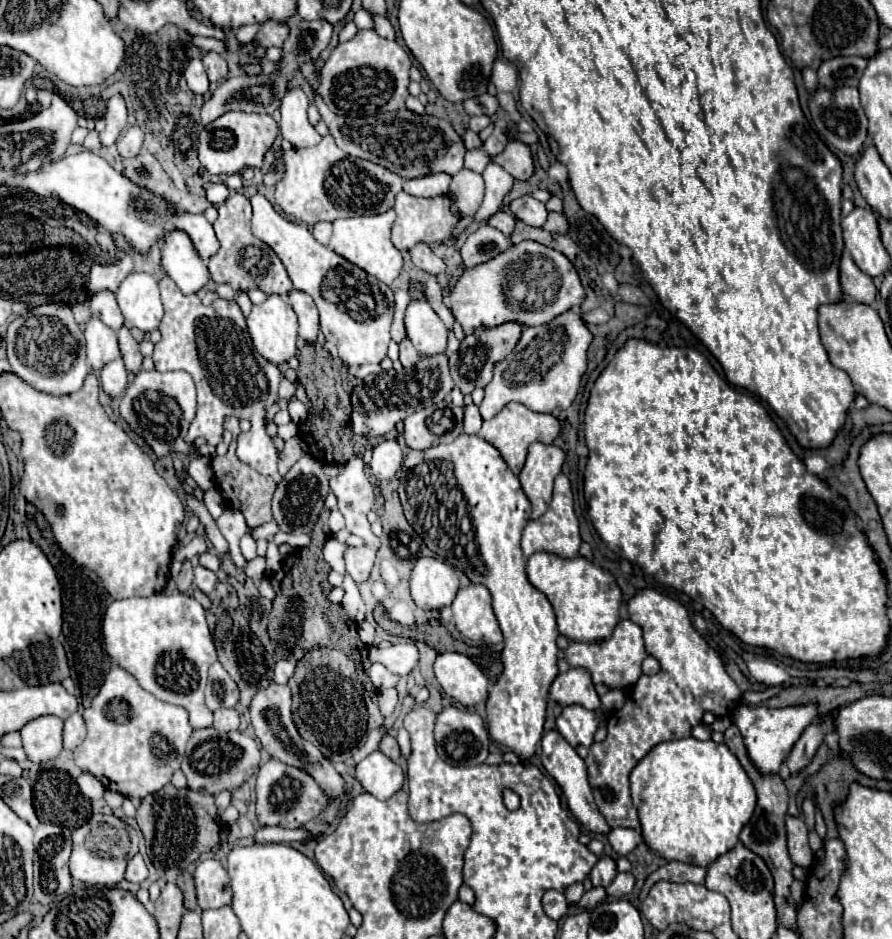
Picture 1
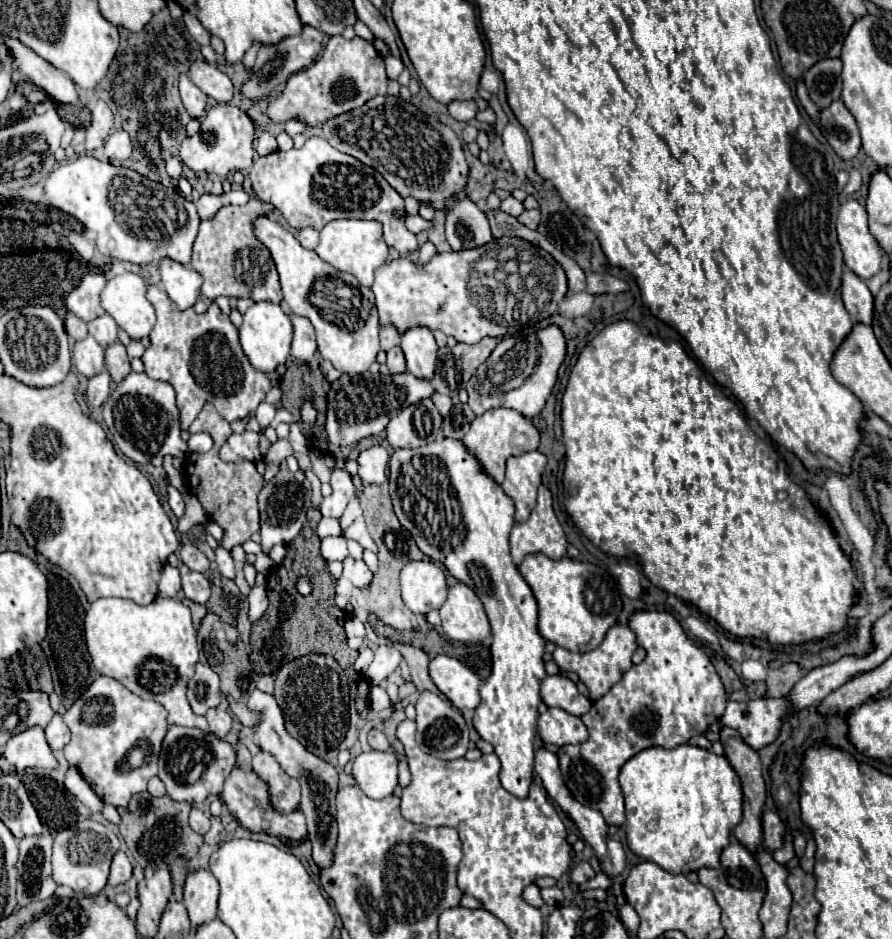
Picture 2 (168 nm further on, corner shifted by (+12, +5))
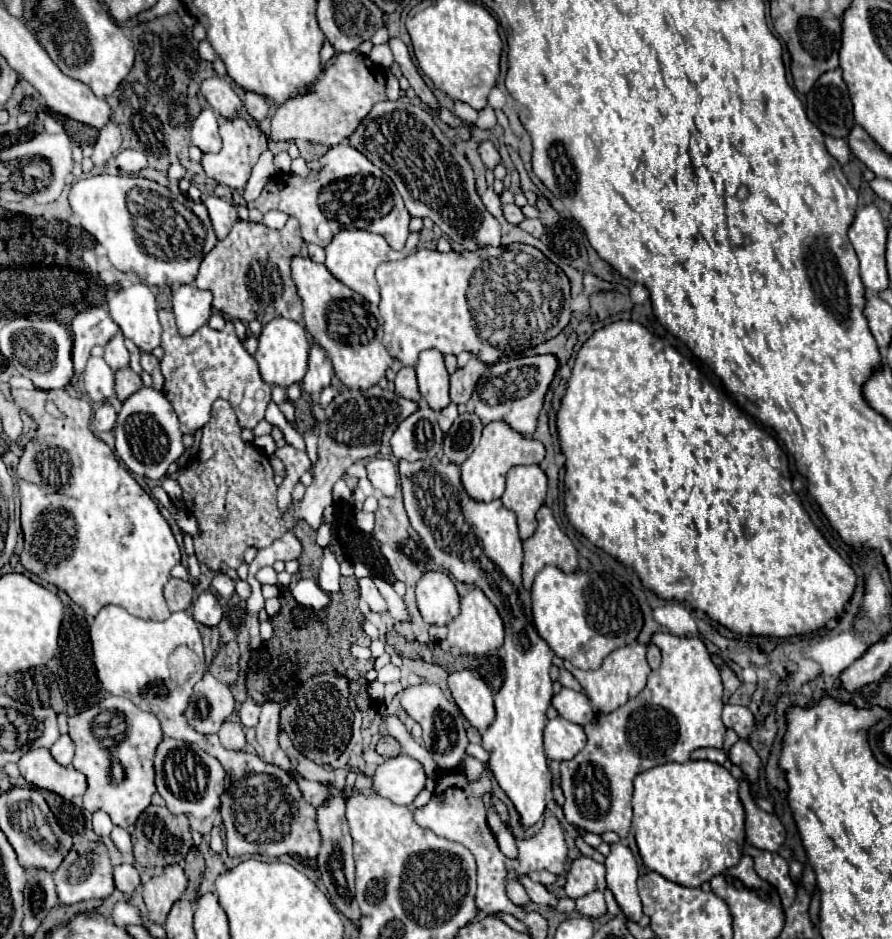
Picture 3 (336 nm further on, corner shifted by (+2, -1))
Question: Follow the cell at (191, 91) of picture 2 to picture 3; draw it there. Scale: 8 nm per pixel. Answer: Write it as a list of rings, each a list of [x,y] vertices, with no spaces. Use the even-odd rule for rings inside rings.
[[[205,108],[191,128],[191,146],[197,146],[203,154],[205,152],[219,152],[221,138],[217,132],[217,114],[211,108]]]

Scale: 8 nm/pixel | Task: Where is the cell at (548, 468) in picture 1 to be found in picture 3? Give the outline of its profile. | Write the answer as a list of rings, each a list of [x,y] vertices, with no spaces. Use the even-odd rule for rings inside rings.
[[[517,466],[507,472],[507,488],[501,504],[515,512],[519,536],[527,540],[535,528],[535,514],[543,506],[547,494],[547,476],[539,466]]]

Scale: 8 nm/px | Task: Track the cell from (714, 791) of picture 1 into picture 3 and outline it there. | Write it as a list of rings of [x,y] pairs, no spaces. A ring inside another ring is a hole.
[[[707,760],[695,762],[669,762],[641,772],[635,778],[633,790],[633,832],[639,846],[641,860],[647,870],[661,874],[663,878],[697,888],[709,882],[713,876],[725,872],[741,860],[741,848],[745,844],[745,810],[737,794],[739,782],[719,764]]]

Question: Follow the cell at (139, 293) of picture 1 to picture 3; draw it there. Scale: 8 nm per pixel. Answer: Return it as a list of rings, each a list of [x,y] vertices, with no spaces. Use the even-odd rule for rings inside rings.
[[[133,284],[117,290],[109,298],[109,314],[123,336],[133,340],[143,352],[151,352],[161,342],[161,324],[153,292],[145,284]]]

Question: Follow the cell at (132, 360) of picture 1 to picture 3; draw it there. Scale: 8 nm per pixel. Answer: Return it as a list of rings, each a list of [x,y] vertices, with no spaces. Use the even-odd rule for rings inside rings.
[[[131,368],[115,372],[115,394],[119,402],[125,402],[133,392],[137,392],[143,386],[139,374],[135,374]]]

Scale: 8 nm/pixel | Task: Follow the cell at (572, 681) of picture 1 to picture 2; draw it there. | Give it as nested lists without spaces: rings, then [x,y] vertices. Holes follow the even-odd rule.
[[[559,674],[547,676],[541,682],[541,698],[547,706],[563,708],[573,716],[583,716],[591,708],[591,700],[587,700],[569,678]]]

